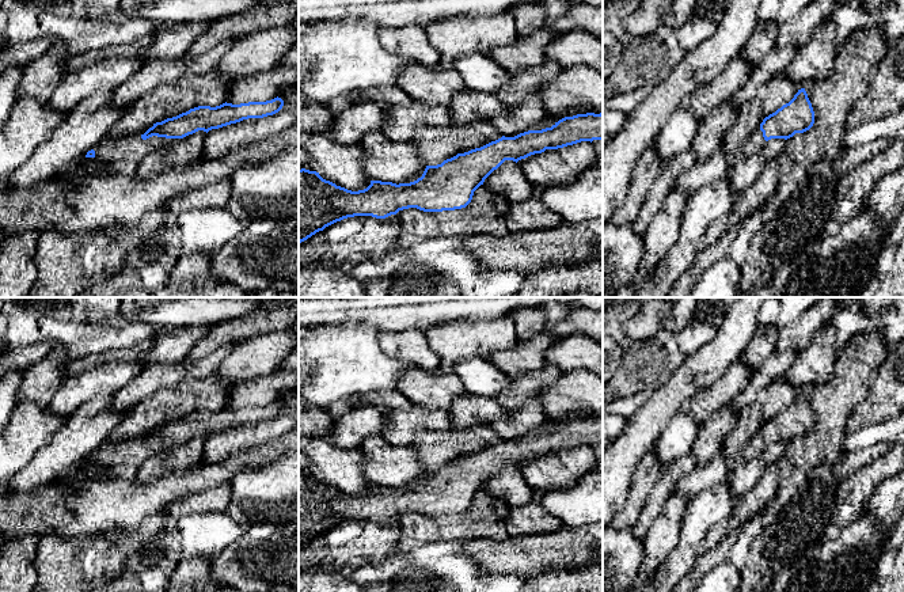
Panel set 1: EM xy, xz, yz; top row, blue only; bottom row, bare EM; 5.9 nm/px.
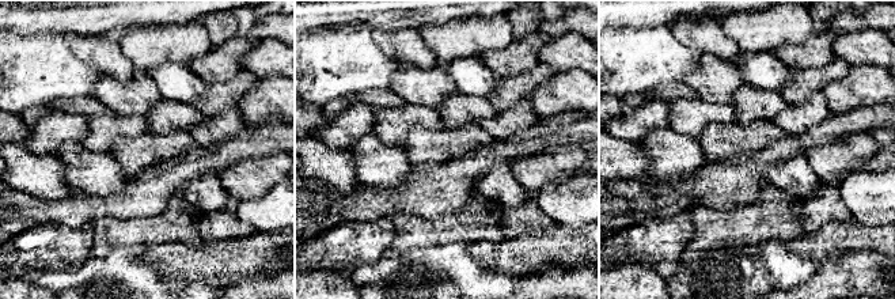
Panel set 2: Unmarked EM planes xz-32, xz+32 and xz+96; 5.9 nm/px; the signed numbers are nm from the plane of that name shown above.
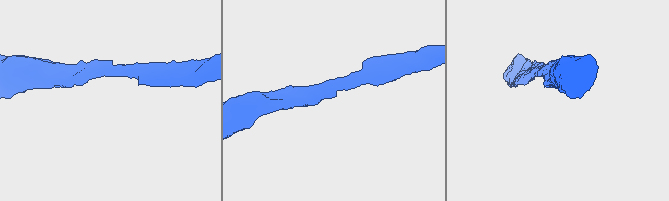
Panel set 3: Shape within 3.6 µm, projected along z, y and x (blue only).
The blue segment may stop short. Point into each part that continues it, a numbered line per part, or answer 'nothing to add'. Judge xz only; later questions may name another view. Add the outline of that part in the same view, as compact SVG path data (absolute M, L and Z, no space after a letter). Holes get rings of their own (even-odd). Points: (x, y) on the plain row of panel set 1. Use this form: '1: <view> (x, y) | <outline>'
1: xz (553, 422) | M570 414L565 420L554 420L554 418L550 418L548 420L548 424L546 426L535 429L529 434L542 434L542 433L546 433L546 432L551 432L559 424L562 424L565 421L573 421L573 420L577 420L577 418L578 418L578 415L576 415L576 414Z

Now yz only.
1: yz (755, 447) | M756 433L753 439L744 447L742 455L745 460L751 460L753 458L759 458L766 452L766 444L763 441L763 436Z

